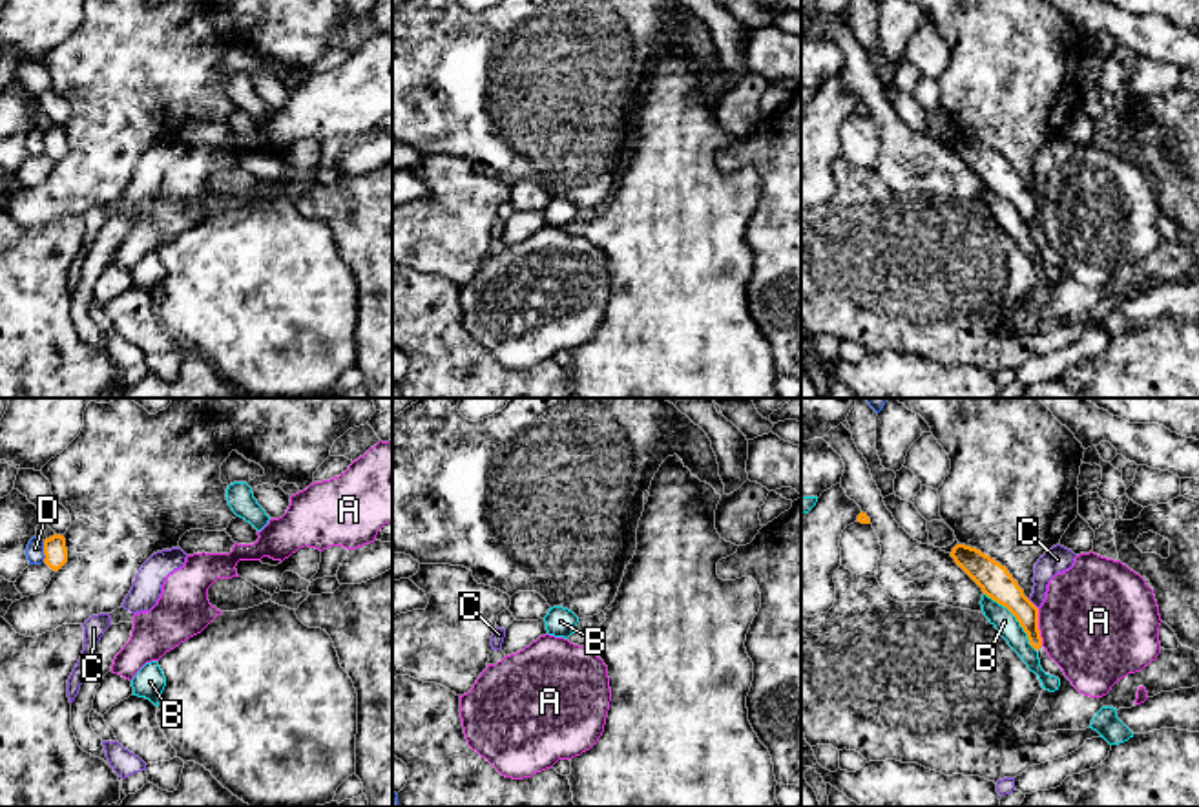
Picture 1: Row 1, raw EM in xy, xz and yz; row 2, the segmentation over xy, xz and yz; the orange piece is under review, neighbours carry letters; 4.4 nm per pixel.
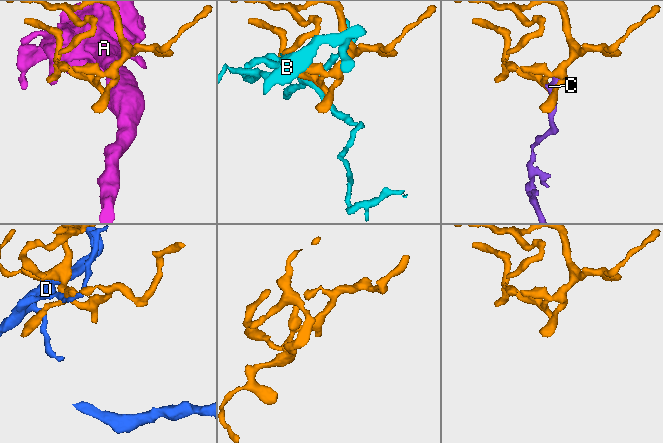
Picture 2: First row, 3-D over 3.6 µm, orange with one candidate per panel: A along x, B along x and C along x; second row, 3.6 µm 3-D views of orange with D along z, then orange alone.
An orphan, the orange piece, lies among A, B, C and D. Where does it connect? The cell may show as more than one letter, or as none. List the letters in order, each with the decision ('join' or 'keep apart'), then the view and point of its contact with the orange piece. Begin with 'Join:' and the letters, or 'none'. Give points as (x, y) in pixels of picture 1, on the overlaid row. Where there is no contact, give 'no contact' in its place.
Join: none
A: keep apart | yz (1037, 627)
B: keep apart | yz (1017, 619)
C: keep apart | yz (1033, 605)
D: keep apart | xy (44, 552)

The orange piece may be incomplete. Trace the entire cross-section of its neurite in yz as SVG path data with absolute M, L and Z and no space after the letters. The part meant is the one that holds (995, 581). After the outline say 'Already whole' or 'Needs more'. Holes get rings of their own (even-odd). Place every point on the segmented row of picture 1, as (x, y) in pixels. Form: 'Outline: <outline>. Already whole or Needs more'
Outline: M956 544L951 551L954 562L982 588L982 592L1006 606L1027 634L1029 645L1038 652L1046 674L1060 679L1055 692L1042 690L1033 714L1018 728L1020 732L1086 730L1102 707L1131 708L1137 690L1146 688L1148 697L1161 692L1192 688L1199 685L1199 652L1179 645L1164 650L1141 672L1117 681L1102 697L1080 694L1064 676L1062 668L1048 655L1038 630L1038 608L1024 595L1006 566L976 548Z. Needs more

